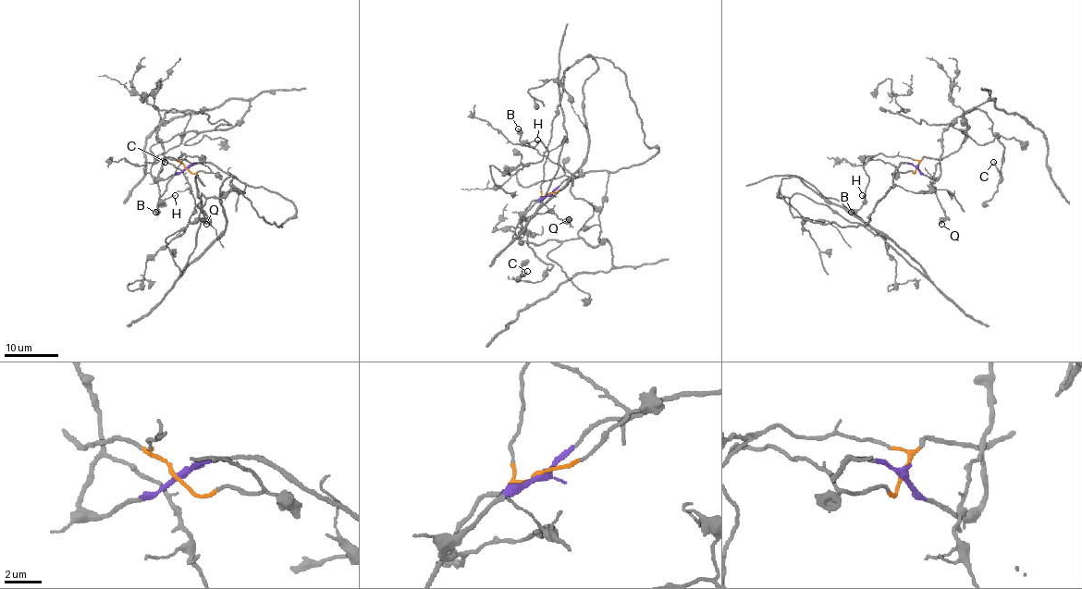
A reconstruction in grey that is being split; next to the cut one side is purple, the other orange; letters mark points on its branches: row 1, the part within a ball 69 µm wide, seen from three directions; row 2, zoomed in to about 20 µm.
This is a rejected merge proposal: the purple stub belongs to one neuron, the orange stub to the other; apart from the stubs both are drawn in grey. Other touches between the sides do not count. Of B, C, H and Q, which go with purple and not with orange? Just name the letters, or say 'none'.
C, Q

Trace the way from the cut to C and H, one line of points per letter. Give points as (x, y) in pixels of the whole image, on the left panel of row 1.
C: (186, 167), (158, 176), (156, 133), (176, 108), (190, 119), (151, 166), (155, 177), (165, 161)
H: (186, 167), (178, 158), (182, 154), (185, 155), (161, 197), (167, 199), (176, 195)

